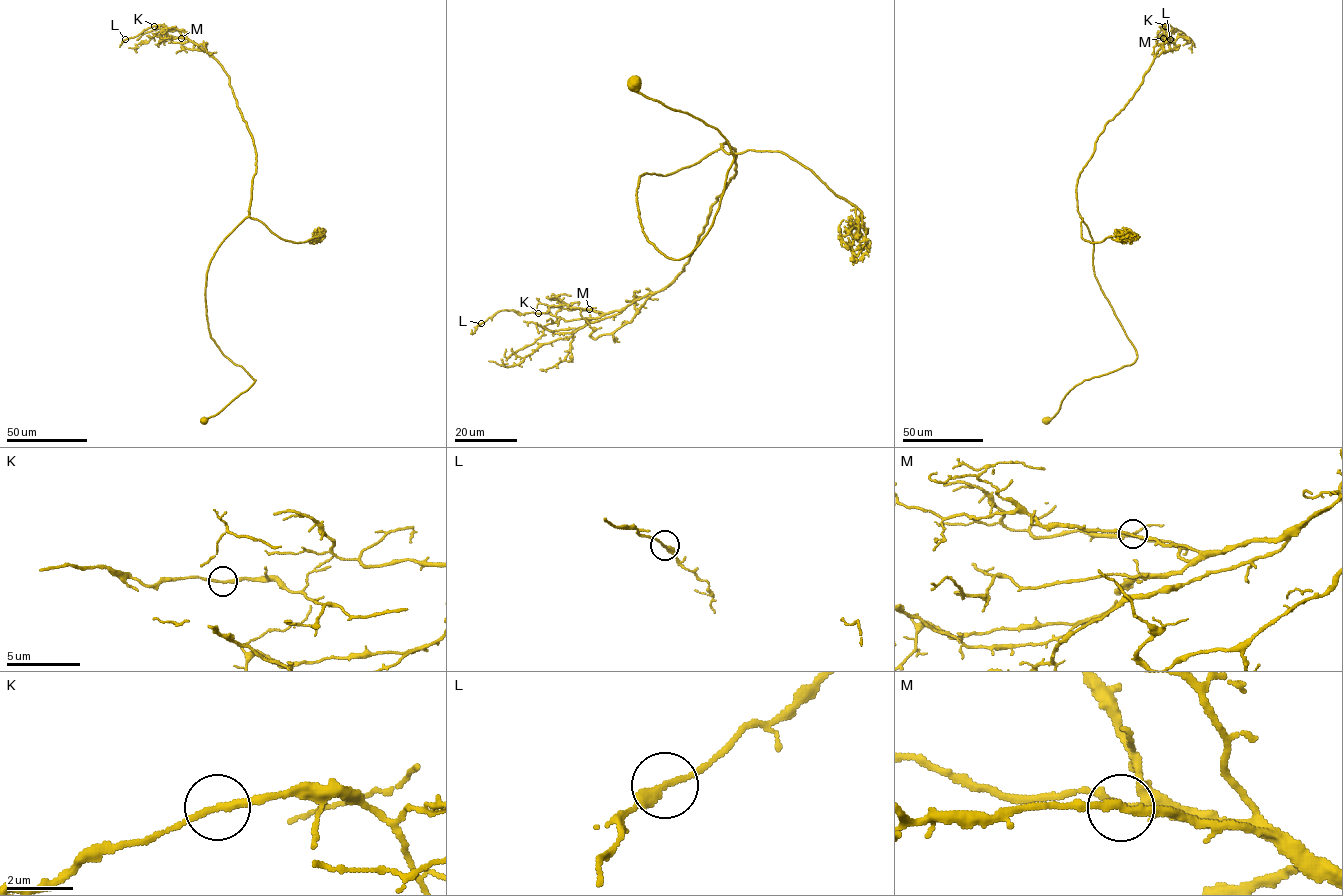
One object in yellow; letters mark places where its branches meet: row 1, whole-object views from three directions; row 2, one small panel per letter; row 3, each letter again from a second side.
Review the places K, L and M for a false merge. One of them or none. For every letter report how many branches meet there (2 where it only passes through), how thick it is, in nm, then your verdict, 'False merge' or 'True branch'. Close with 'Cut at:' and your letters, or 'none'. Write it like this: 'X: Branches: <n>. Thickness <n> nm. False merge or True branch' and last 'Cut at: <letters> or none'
K: Branches: 2. Thickness 200 nm. True branch
L: Branches: 2. Thickness 240 nm. True branch
M: Branches: 2. Thickness 190 nm. True branch
Cut at: none

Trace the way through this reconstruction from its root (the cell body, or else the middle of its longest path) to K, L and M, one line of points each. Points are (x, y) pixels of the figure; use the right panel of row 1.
K: (1046, 421), (1075, 386), (1137, 357), (1095, 276), (1076, 185), (1104, 125), (1168, 36), (1165, 26)
L: (1046, 421), (1075, 386), (1137, 357), (1095, 276), (1076, 185), (1104, 125), (1168, 36), (1165, 25), (1170, 39)
M: (1046, 421), (1075, 386), (1137, 357), (1095, 276), (1076, 185), (1163, 38)

